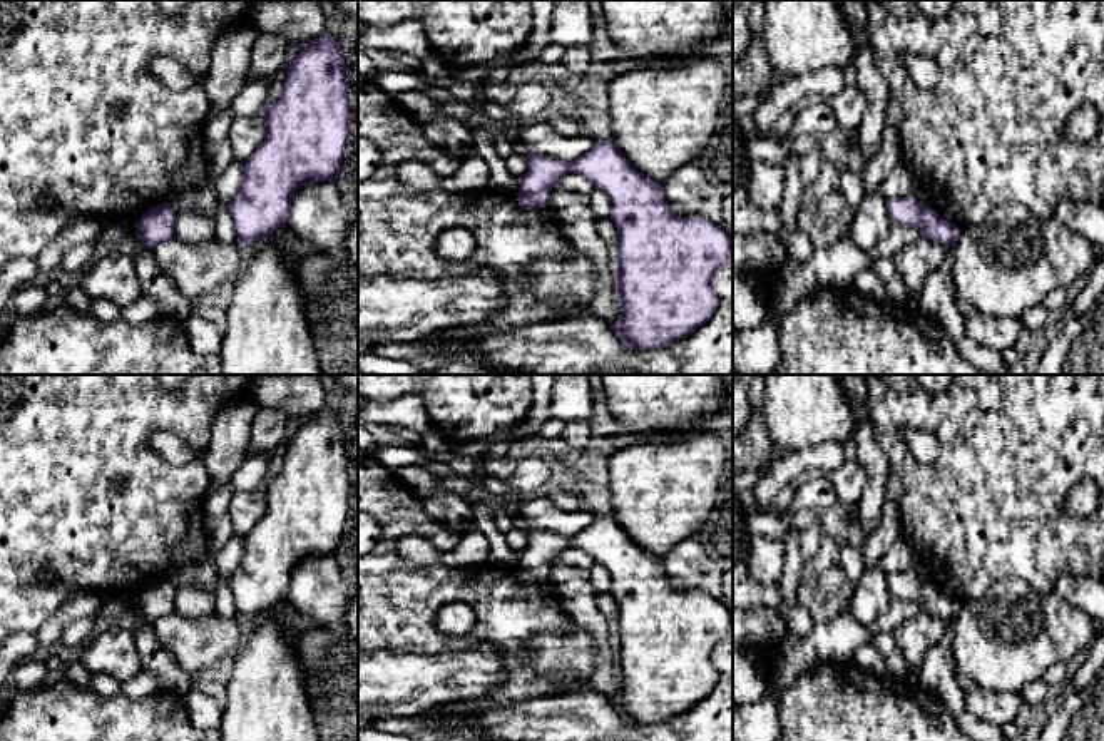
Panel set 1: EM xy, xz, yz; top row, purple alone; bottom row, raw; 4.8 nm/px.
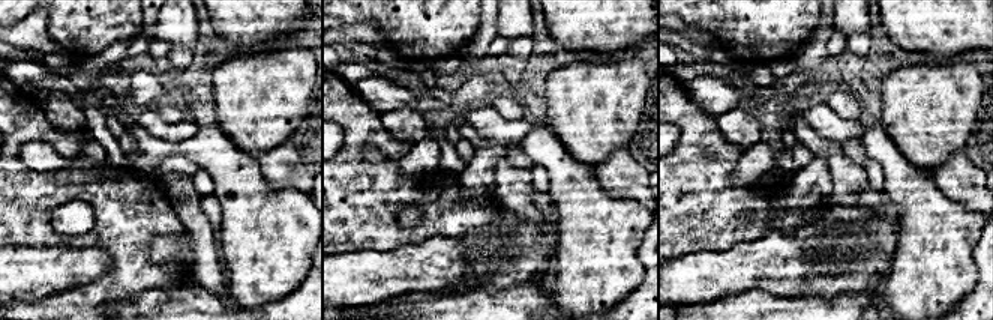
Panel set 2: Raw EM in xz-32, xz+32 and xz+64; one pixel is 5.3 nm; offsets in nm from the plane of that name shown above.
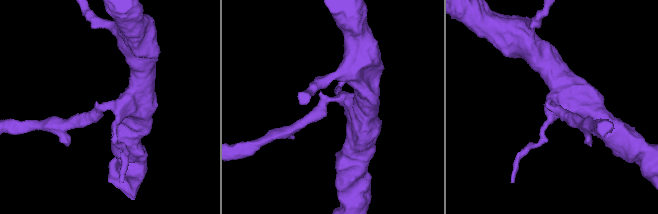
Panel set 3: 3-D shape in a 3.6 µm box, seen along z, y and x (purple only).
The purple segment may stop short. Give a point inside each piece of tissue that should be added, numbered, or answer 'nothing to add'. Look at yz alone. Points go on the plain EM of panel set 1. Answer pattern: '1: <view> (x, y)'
nothing to add

